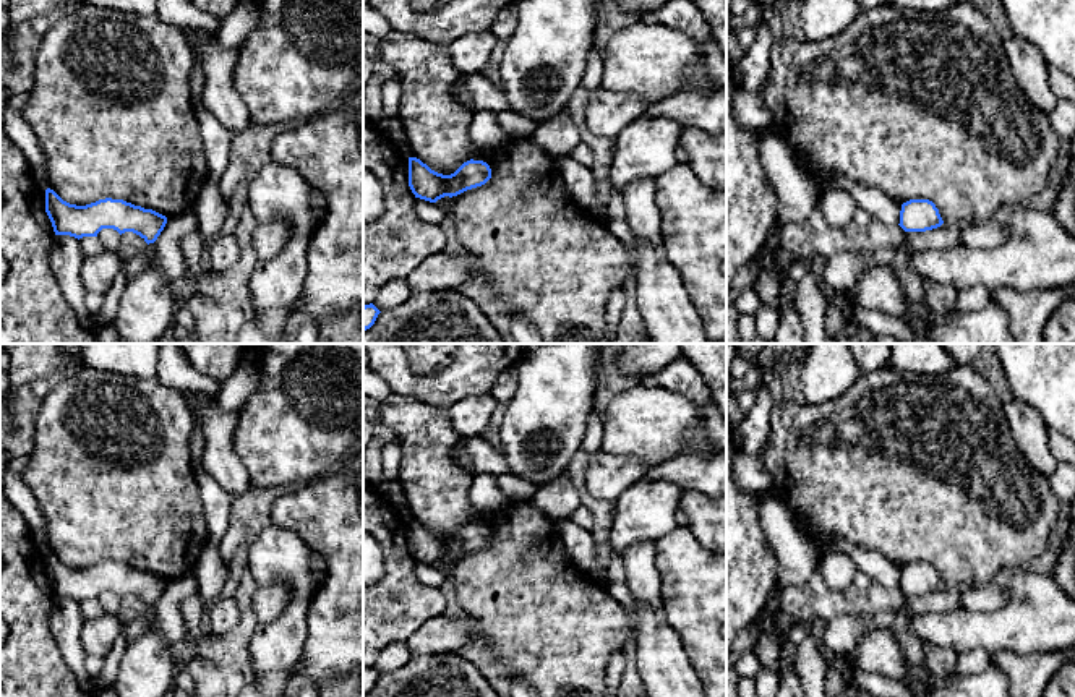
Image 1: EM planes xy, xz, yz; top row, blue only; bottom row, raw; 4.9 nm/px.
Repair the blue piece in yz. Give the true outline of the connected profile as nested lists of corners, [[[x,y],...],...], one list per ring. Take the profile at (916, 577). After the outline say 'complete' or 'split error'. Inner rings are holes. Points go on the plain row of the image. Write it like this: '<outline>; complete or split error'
[[[910,562],[902,567],[900,590],[905,595],[926,595],[944,587],[939,572],[929,562]]]; complete

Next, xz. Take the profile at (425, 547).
[[[409,520],[409,549],[415,561],[436,566],[444,559],[457,559],[467,553],[485,548],[491,532],[483,524],[467,524],[454,537],[443,538],[431,533],[417,520]]]; complete

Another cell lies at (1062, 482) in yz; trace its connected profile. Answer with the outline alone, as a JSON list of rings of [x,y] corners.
[[[1057,462],[1056,472],[1049,477],[1056,498],[1062,502],[1072,502],[1075,498],[1075,465]]]

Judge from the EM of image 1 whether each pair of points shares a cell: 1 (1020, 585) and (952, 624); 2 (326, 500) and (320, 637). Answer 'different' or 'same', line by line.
1: same
2: same

